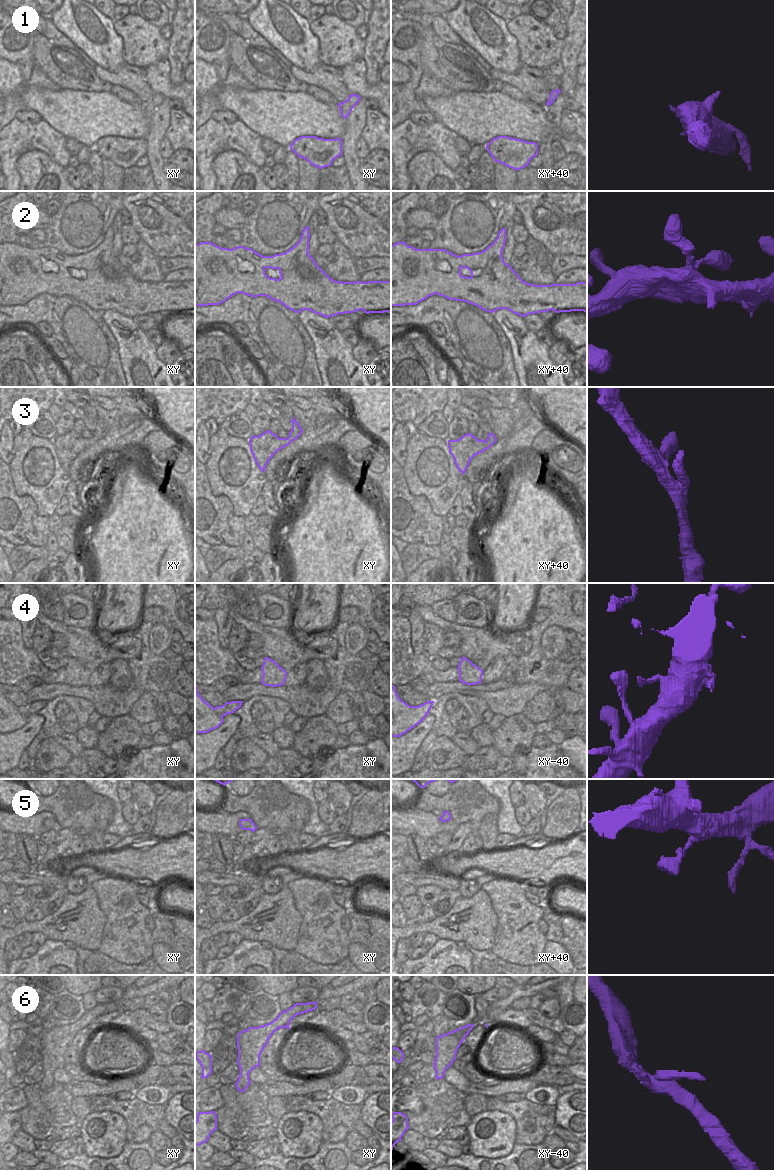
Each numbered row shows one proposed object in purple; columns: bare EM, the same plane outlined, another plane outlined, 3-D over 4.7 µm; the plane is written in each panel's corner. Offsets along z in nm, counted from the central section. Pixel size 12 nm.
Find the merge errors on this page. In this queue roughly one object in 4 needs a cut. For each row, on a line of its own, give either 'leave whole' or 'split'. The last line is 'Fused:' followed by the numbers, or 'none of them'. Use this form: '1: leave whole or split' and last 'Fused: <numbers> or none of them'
1: split
2: leave whole
3: leave whole
4: leave whole
5: leave whole
6: leave whole
Fused: 1

